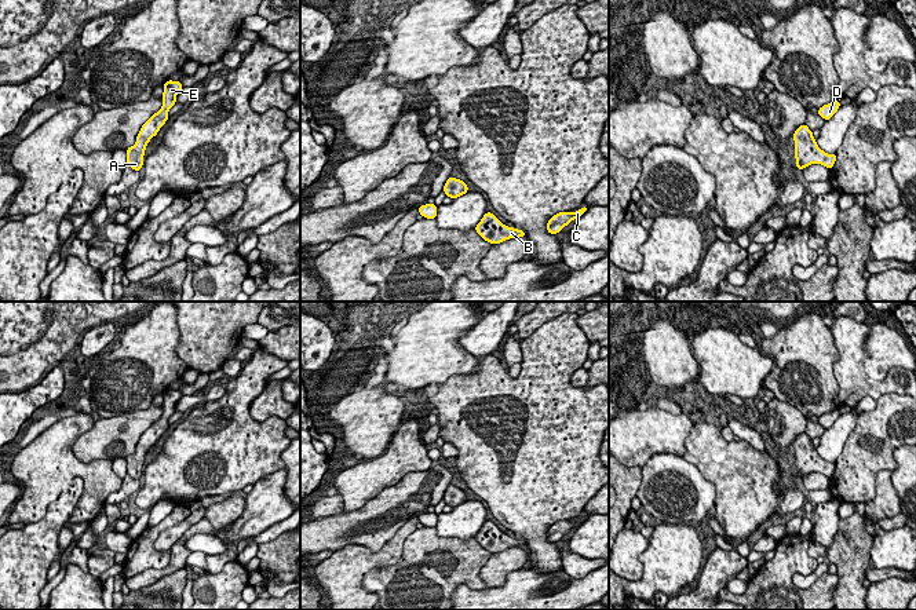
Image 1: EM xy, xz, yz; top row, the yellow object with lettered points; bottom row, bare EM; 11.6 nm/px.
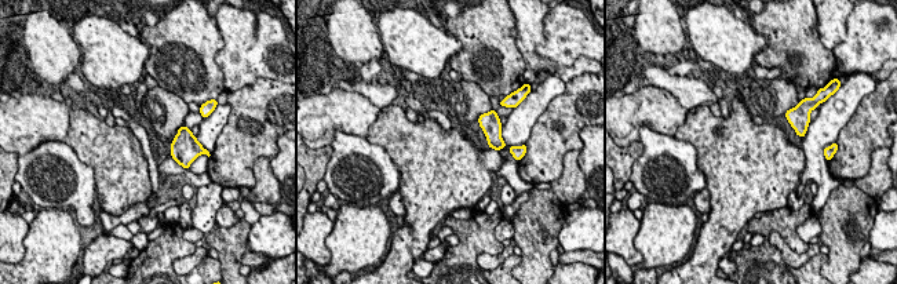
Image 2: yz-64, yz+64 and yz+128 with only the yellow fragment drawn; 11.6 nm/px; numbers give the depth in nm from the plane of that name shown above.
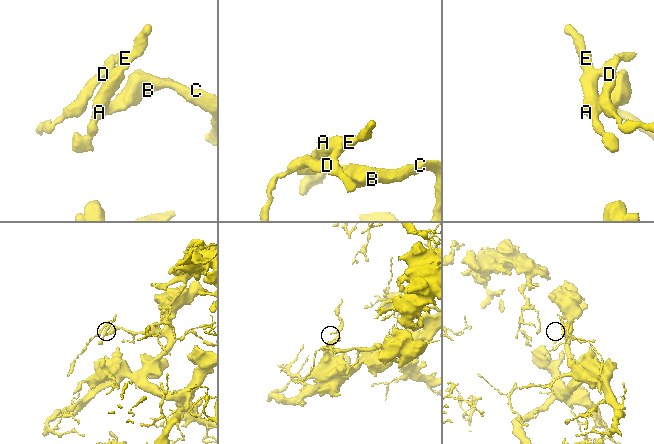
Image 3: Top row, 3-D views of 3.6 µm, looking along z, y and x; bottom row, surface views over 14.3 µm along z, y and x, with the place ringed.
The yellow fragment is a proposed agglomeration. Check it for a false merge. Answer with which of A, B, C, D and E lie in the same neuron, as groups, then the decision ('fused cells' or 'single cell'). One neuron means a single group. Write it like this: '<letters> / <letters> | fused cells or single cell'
A B C D E | single cell

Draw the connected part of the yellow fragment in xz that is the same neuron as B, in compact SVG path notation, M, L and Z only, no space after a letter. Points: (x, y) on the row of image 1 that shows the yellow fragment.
M486 212L477 224L475 231L492 245L500 244L510 238L525 237L523 230L512 229L503 224L493 213Z

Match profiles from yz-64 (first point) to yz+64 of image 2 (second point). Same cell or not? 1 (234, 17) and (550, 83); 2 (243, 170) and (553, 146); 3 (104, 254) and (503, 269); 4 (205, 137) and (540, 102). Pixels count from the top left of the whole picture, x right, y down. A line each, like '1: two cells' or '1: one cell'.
1: two cells
2: one cell
3: two cells
4: one cell

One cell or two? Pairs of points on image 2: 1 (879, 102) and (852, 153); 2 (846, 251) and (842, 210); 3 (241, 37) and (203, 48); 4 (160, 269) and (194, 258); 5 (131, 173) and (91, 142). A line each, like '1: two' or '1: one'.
1: one
2: one
3: two
4: two
5: one

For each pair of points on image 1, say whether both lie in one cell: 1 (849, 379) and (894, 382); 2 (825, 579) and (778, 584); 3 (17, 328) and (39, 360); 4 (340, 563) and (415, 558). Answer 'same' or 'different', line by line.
1: same
2: same
3: different
4: different

